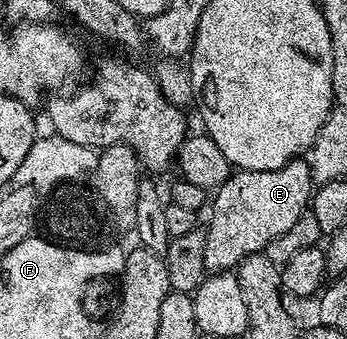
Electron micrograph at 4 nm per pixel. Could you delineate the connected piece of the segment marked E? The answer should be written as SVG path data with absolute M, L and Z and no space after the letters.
M304 157L293 158L283 164L283 168L267 172L237 170L230 173L211 198L209 226L205 230L206 271L229 272L247 256L262 253L267 243L275 240L275 236L283 236L283 232L310 209L314 189L311 168Z

